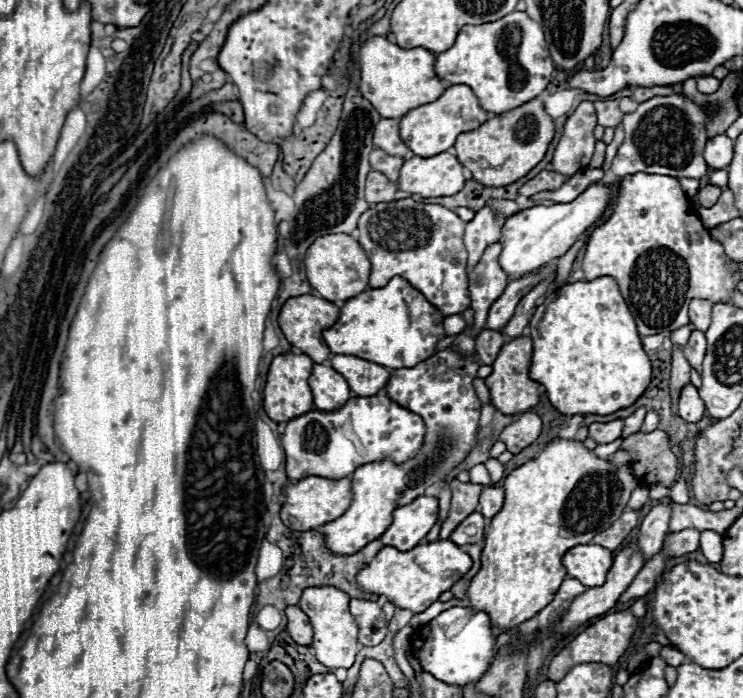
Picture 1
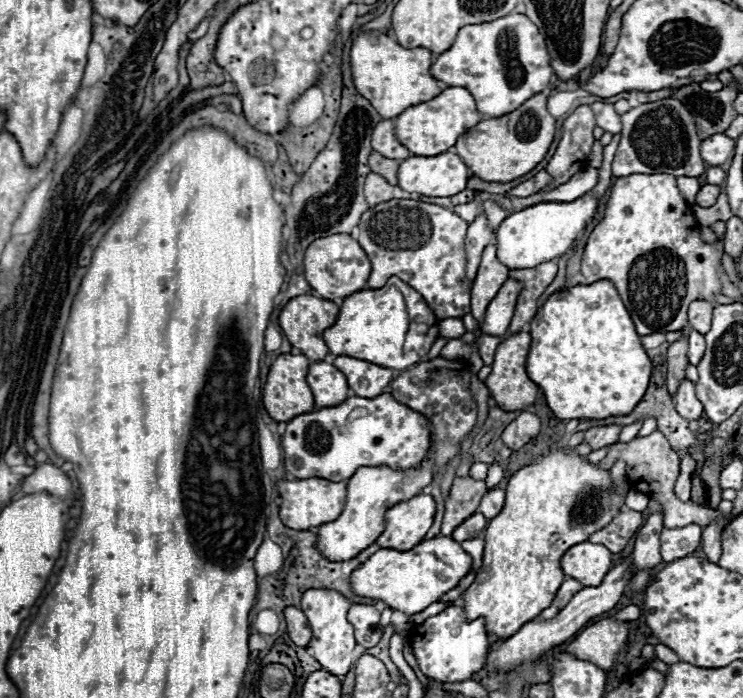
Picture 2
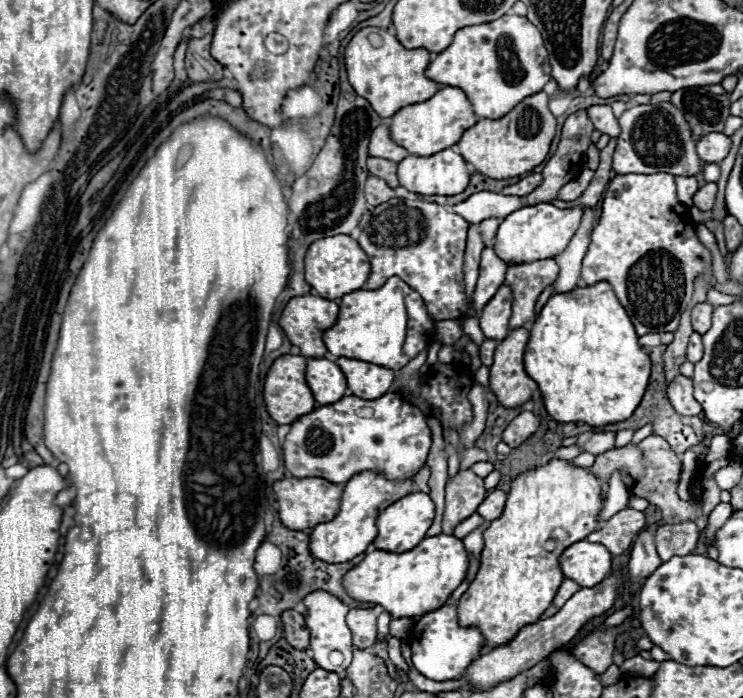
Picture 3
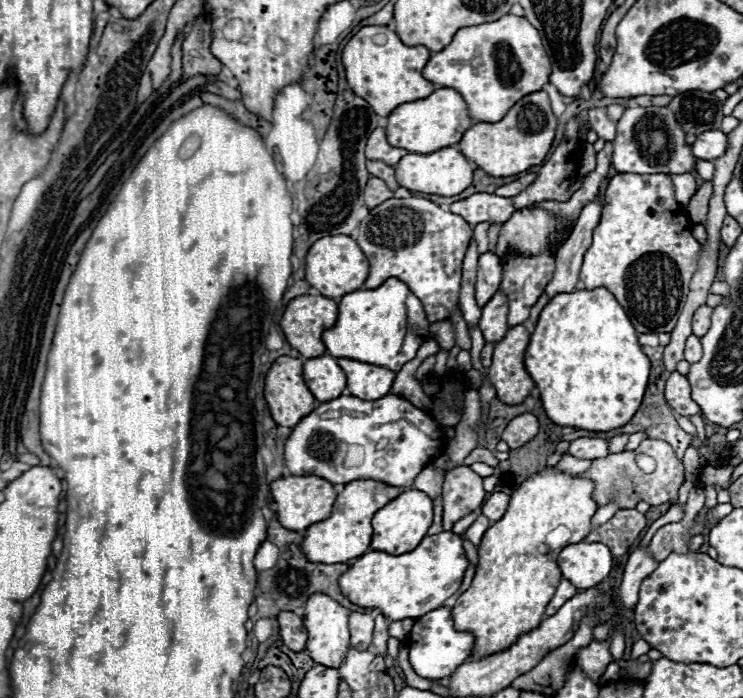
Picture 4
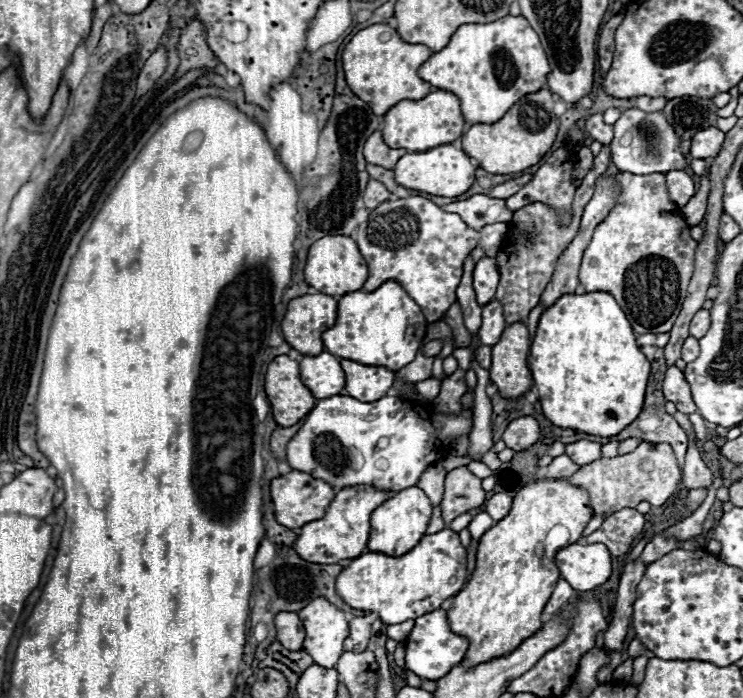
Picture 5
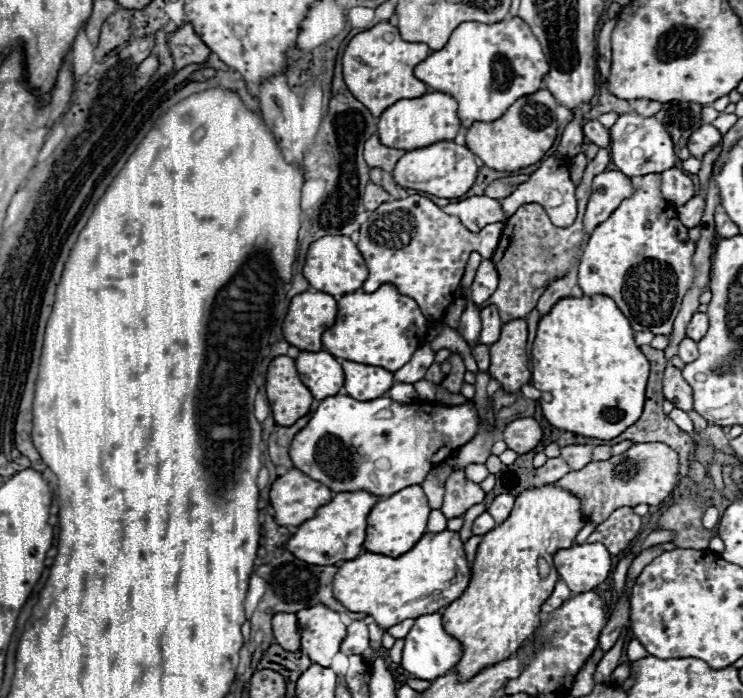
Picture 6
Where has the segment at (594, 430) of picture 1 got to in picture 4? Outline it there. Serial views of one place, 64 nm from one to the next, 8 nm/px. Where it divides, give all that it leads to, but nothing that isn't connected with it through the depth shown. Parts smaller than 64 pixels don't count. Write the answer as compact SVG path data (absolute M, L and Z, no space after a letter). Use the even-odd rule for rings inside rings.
M578 438L570 442L568 454L582 458L582 460L594 460L604 458L608 454L608 440L602 438Z

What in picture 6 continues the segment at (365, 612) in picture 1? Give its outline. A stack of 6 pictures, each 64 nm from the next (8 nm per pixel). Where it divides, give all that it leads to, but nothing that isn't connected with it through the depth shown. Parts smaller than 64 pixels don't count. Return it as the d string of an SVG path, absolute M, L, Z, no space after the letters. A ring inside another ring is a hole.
M356 620L348 626L348 634L340 644L340 652L346 656L362 654L368 650L368 624L366 620Z

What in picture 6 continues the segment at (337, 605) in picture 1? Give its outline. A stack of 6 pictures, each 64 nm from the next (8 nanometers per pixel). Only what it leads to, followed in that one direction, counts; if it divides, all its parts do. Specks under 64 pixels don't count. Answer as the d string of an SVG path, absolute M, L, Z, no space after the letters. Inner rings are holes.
M312 606L300 610L298 624L302 628L302 652L320 666L330 666L332 658L340 650L340 642L346 636L346 626L340 614L326 606Z

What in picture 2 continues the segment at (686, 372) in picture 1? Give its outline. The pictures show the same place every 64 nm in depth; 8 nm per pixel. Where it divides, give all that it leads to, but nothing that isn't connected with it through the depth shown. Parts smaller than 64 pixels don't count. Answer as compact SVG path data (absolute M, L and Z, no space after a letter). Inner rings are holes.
M682 336L680 340L676 340L676 342L670 344L670 348L668 348L668 354L666 354L666 362L668 362L666 386L668 386L668 392L670 392L670 394L674 394L674 390L678 388L678 382L684 378L684 368L688 366L686 350L688 350L686 336Z

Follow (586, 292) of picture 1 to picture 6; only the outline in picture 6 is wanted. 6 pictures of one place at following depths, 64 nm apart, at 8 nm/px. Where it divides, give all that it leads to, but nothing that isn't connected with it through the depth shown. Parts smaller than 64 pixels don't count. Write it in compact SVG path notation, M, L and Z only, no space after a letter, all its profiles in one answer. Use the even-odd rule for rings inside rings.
M582 296L582 298L562 298L554 304L554 308L540 320L538 324L538 334L536 340L532 344L532 384L542 392L540 396L540 406L542 406L542 414L544 418L558 430L564 432L572 432L572 434L580 434L580 436L588 436L588 438L598 438L598 440L612 440L618 434L622 434L622 430L630 428L642 414L642 406L644 406L644 388L646 388L646 380L648 380L648 372L650 372L650 364L646 360L646 356L640 352L640 348L634 342L634 332L630 330L630 322L626 322L626 316L618 310L616 302L608 296Z

